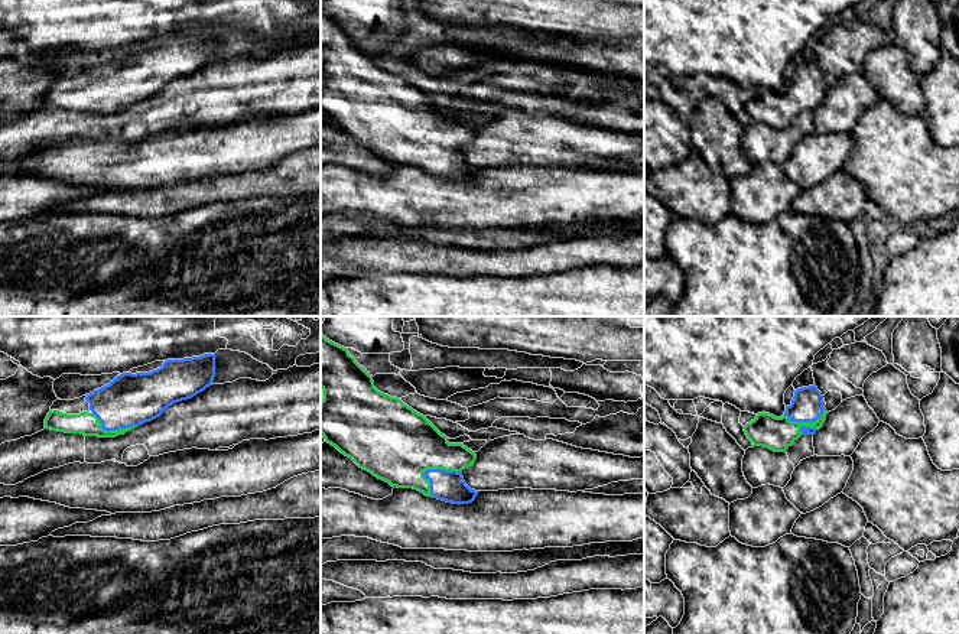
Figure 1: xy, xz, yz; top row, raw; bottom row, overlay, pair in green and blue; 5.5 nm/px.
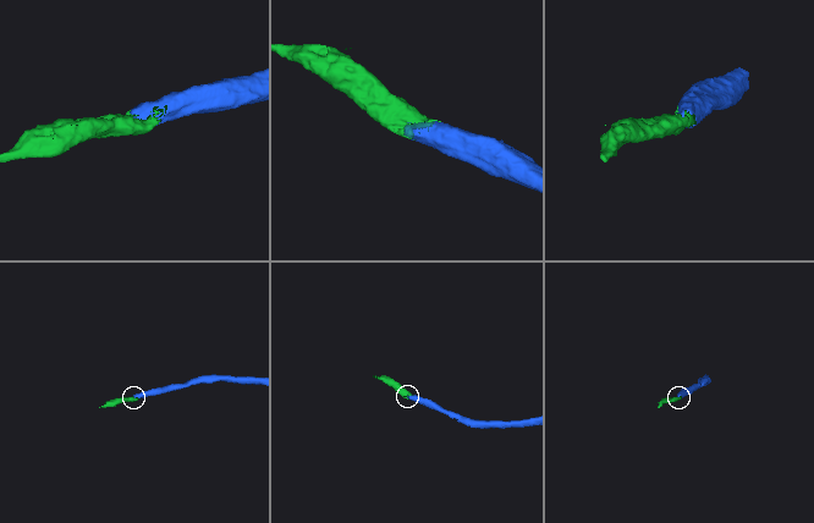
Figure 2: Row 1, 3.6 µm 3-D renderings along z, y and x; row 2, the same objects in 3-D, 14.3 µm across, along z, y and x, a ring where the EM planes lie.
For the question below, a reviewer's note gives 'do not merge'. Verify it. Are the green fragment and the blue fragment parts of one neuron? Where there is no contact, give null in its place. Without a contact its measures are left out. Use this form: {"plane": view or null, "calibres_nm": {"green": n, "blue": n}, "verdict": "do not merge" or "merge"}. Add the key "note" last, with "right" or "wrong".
{"plane": "xz", "calibres_nm": {"green": 420, "blue": 180}, "verdict": "merge", "note": "wrong"}

